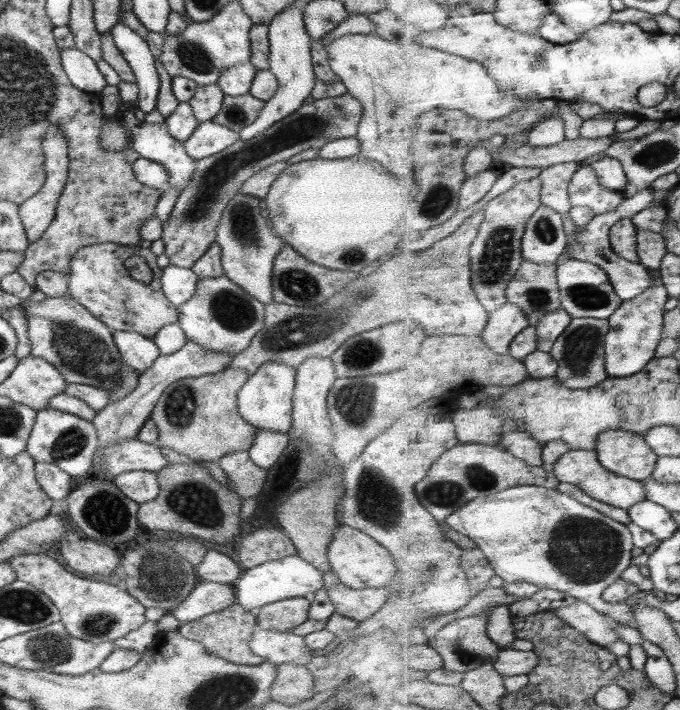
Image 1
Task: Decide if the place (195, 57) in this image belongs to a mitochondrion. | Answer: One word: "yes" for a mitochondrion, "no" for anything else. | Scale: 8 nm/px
yes

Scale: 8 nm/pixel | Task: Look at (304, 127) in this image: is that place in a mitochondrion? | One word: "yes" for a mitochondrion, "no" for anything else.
yes

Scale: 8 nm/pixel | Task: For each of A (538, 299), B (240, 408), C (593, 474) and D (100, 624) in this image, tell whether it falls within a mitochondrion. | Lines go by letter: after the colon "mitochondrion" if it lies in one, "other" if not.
A: mitochondrion
B: other
C: other
D: mitochondrion

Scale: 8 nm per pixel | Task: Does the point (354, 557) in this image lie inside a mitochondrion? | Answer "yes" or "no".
no

